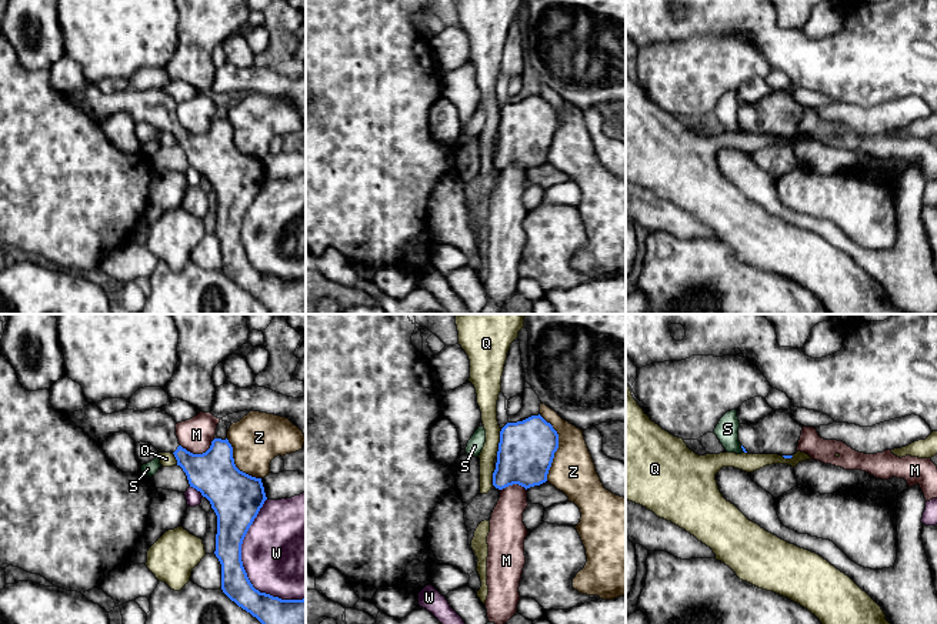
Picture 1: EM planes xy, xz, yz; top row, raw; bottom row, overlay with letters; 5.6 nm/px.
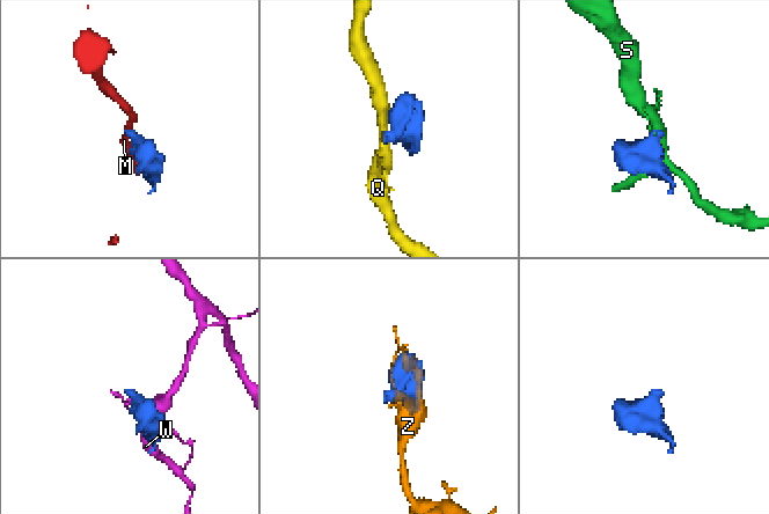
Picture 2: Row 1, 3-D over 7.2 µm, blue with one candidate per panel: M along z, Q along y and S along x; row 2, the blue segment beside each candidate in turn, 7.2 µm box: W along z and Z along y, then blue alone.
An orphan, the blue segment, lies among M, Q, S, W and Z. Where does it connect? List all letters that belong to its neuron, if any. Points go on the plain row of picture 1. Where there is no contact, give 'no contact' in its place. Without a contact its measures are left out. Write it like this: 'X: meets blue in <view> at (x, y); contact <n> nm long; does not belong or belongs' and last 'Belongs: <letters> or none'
M: meets blue in xy at (199, 134); contact 200 nm long; does not belong
Q: meets blue in xz at (500, 122); contact 160 nm long; does not belong
S: meets blue in yz at (742, 127); contact 50 nm long; does not belong
W: meets blue in xy at (243, 247); contact 600 nm long; does not belong
Z: meets blue in xz at (557, 127); contact 380 nm long; does not belong
Belongs: none

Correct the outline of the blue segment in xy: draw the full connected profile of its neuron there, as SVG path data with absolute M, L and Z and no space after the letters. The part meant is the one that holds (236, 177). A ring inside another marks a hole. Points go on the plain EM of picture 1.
M89 84L83 90L69 94L69 99L87 113L96 123L103 123L114 113L124 111L136 123L149 123L159 133L171 133L177 146L187 156L190 167L206 177L217 196L216 237L221 244L221 270L239 287L256 297L269 314L306 314L306 278L281 280L266 273L260 273L250 263L241 241L243 220L267 180L261 158L251 157L240 151L233 139L233 127L229 120L214 119L210 129L203 134L193 134L179 124L176 116L176 101L163 89L124 90L106 94L96 84Z

